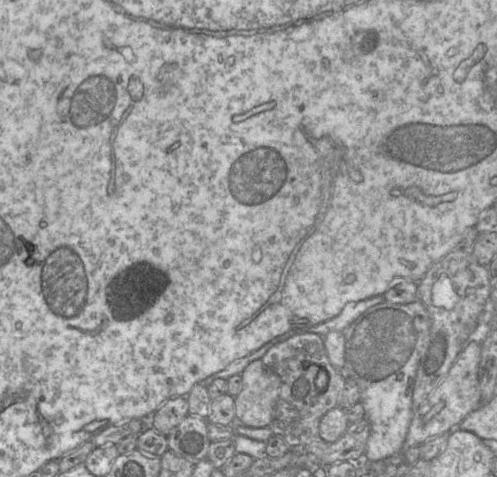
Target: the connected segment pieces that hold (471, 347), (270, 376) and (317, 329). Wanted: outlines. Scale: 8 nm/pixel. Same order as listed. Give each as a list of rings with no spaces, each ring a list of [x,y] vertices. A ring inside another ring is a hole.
[[[468,341],[443,381],[413,413],[401,450],[421,445],[433,437],[454,431],[469,413],[481,405],[478,377],[480,360],[481,344],[476,341]]]
[[[257,359],[246,366],[241,376],[242,390],[235,397],[236,421],[252,428],[270,426],[280,394],[281,379],[279,375],[266,367],[261,359]]]
[[[376,295],[366,299],[349,302],[336,316],[317,325],[303,328],[302,333],[316,333],[323,337],[331,331],[342,332],[364,311],[384,301],[385,299],[383,295]]]

